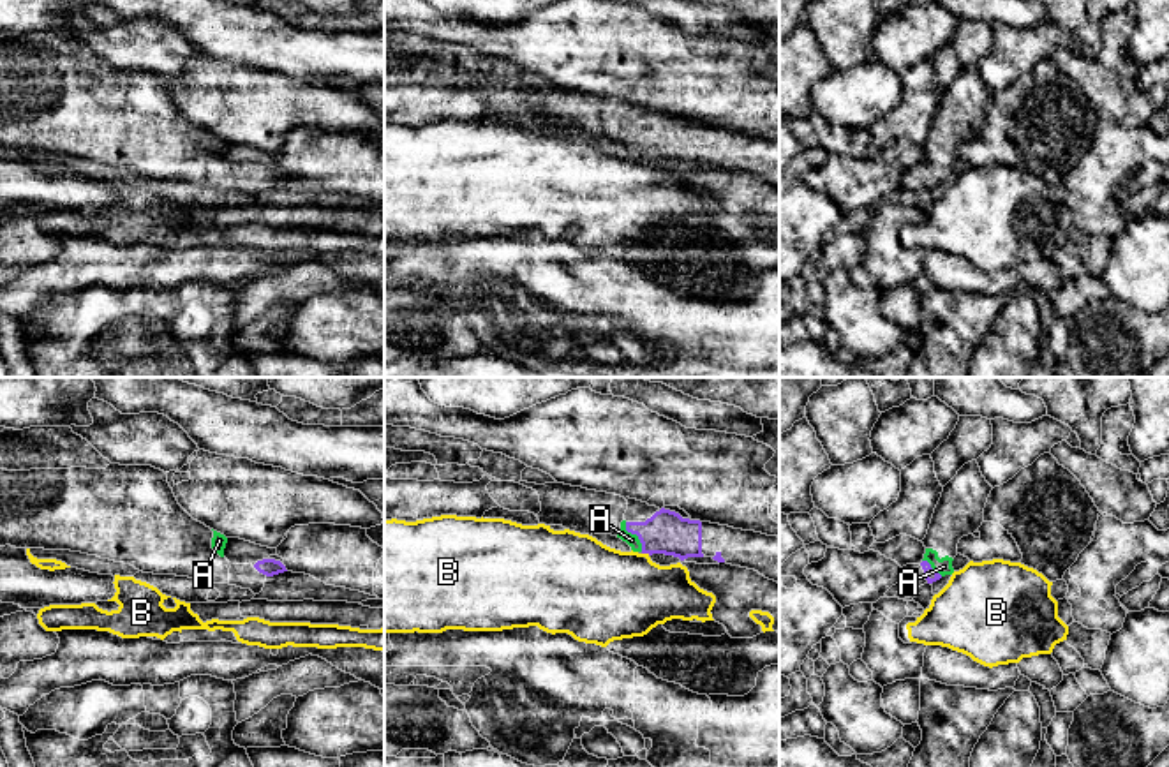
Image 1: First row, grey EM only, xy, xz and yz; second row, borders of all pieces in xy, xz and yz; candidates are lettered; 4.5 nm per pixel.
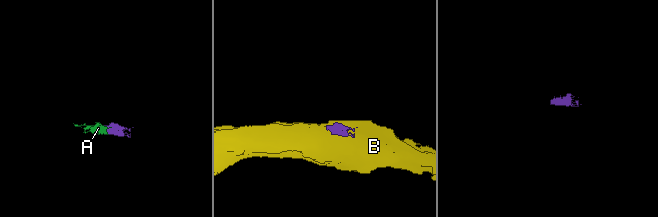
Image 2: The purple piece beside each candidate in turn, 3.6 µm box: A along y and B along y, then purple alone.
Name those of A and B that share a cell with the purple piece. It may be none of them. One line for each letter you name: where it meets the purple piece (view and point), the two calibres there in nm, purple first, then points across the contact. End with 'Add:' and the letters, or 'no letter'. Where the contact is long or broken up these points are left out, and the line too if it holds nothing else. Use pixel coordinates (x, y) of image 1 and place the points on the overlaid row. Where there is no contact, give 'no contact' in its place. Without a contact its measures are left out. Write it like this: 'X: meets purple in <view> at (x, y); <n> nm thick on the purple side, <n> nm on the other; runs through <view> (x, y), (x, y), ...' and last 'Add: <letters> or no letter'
A: meets purple in xz at (635, 533); 190 nm thick on the purple side, 60 nm on the other; runs through xz (667, 533), (635, 533), (632, 540)
Add: A

